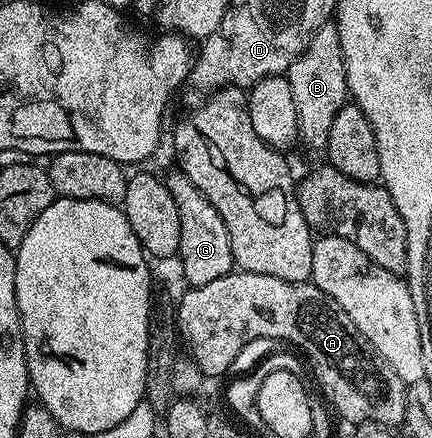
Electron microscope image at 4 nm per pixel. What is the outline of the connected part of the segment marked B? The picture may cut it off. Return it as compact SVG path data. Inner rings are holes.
M332 22L323 24L313 34L305 52L290 65L287 78L291 85L291 97L295 99L298 140L309 147L323 149L331 133L331 121L335 121L335 113L345 106L349 89L345 80L345 58L339 45L339 33Z

